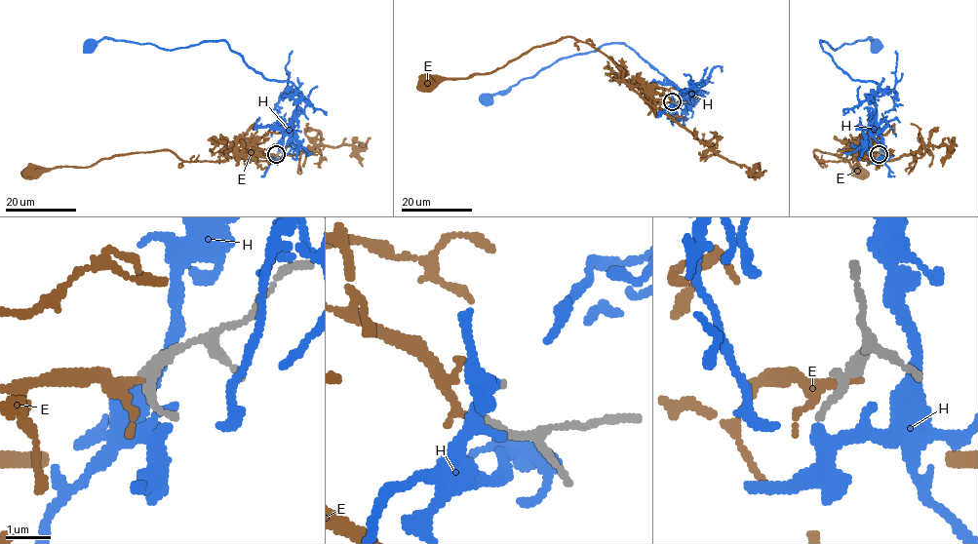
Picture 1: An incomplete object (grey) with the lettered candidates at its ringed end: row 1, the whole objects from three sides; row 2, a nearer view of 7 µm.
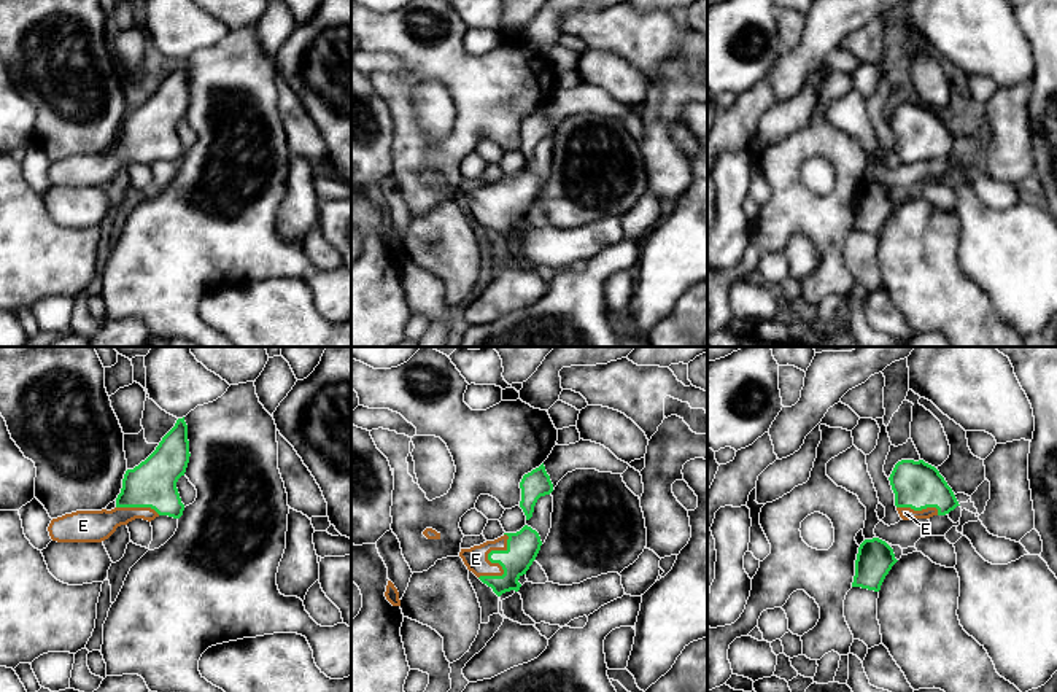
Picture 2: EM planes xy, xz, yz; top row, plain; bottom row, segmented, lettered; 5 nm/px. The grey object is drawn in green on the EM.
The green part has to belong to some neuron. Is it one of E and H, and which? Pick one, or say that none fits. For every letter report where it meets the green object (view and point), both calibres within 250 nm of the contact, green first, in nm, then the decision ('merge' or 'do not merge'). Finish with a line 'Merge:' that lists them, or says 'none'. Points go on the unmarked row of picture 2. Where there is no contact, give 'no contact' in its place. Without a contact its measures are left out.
E: meets green in xz at (491, 206); 160 nm thick on the green side, 120 nm on the other; merge
H: no contact; do not merge
Merge: E

